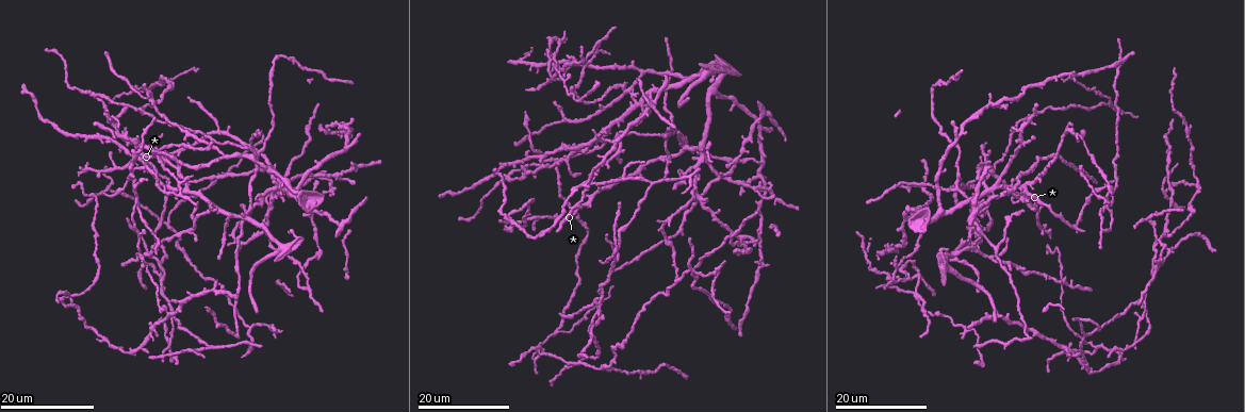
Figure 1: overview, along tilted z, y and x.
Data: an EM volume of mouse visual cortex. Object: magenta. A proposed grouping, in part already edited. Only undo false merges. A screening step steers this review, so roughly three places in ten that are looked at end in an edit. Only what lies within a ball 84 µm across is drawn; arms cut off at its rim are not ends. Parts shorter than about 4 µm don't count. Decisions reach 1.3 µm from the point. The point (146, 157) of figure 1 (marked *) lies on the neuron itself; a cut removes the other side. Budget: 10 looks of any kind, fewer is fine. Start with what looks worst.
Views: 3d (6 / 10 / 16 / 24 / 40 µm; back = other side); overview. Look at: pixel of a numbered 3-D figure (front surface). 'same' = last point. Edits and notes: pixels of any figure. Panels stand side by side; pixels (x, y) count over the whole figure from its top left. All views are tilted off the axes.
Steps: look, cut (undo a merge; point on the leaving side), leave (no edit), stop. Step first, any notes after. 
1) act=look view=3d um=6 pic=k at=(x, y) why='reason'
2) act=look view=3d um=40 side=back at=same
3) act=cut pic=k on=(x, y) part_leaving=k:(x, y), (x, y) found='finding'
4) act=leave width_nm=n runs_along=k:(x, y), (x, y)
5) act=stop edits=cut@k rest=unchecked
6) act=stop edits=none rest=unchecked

act=look view=3d um=16 pic=1 at=(614, 265) why='three-way junction'

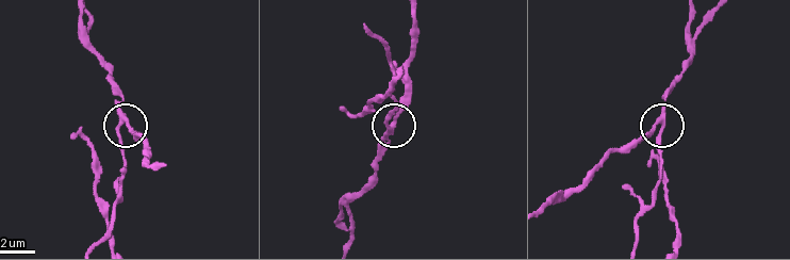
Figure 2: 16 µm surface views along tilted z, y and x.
act=look view=3d um=6 pic=2 at=(663, 122) why='zoom in'

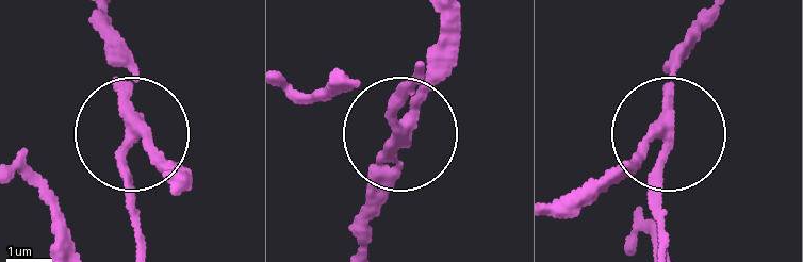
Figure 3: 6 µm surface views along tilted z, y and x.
act=cut pic=3 on=(132, 194) width_nm=230 part_leaving=3:(134, 136), (124, 199), (135, 242) found='two neurons meet here'

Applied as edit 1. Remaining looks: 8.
act=look view=overview

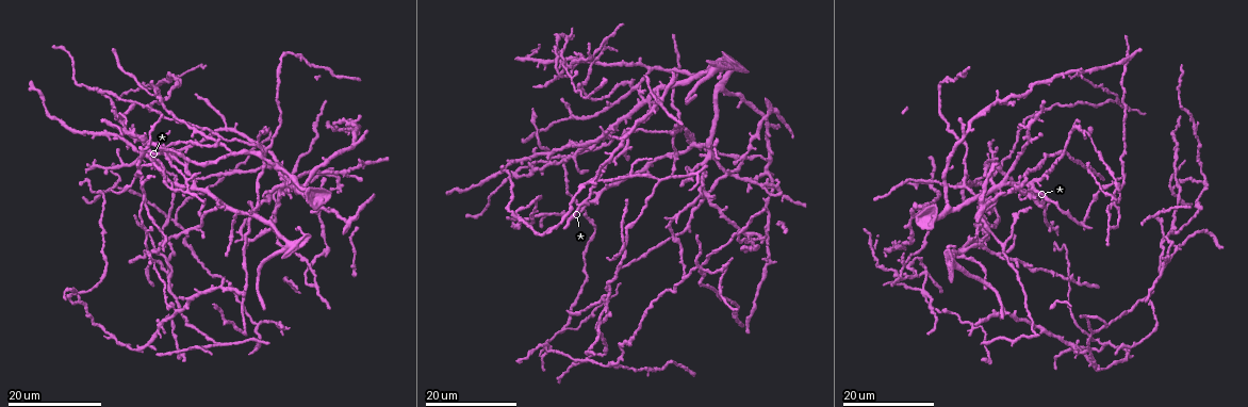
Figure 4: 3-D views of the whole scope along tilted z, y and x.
act=look view=3d um=16 pic=4 at=(515, 177) why='four arms meet'

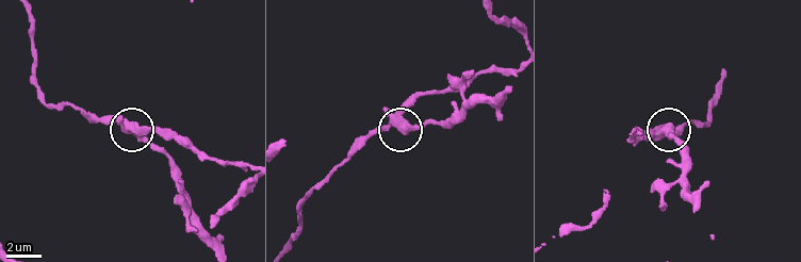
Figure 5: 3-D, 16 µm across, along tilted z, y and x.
act=look view=3d um=10 pic=5 at=(391, 124) why='closer look'

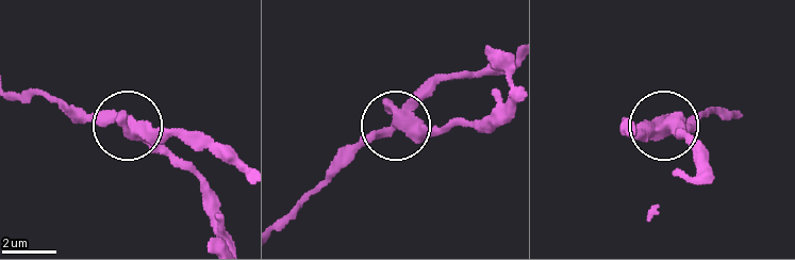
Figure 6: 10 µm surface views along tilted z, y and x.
act=leave arms=4 runs_along=6:(628, 134), (694, 116) found='continuous, no second neuron'

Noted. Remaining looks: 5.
act=look view=3d um=24 pic=4 at=(608, 285) why='side arm on a straight run'

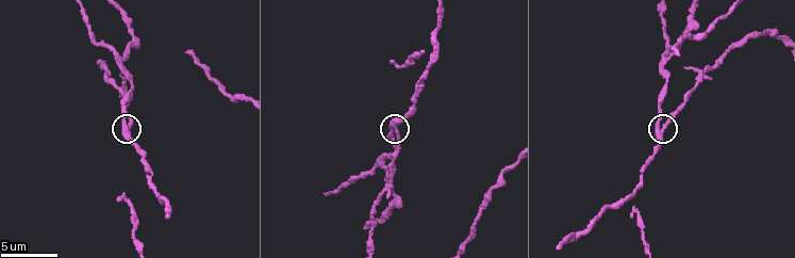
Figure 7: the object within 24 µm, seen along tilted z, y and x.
act=look view=3d um=10 pic=7 at=(394, 129)

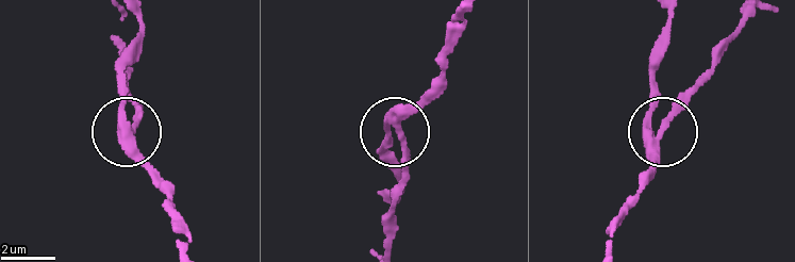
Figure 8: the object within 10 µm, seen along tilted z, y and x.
act=look view=3d um=6 pic=8 at=(400, 130)

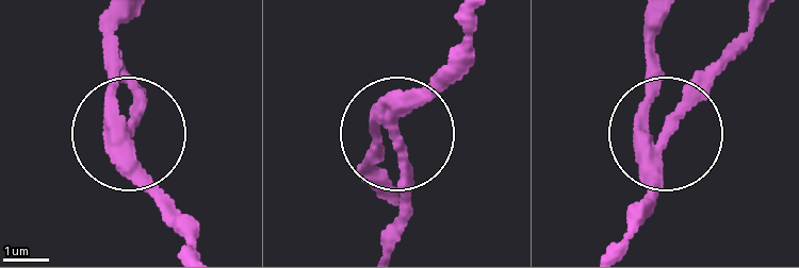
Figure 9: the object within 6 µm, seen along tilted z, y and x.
act=leave runs_along=9:(473, 17), (433, 91), (396, 127), (397, 236) found='continuous, no second neuron'

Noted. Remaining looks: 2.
act=look view=3d um=24 pic=4 at=(920, 292) why='three arms meet'

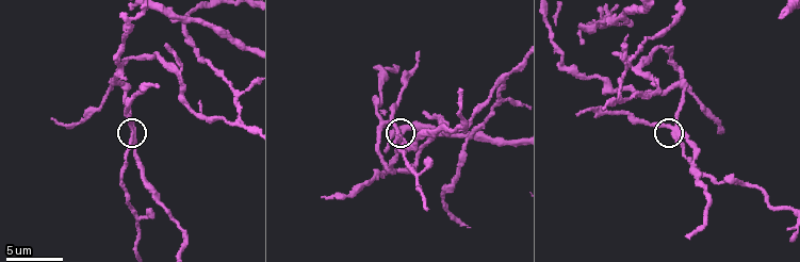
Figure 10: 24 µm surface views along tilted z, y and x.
act=look view=3d um=10 pic=10 at=(131, 127)

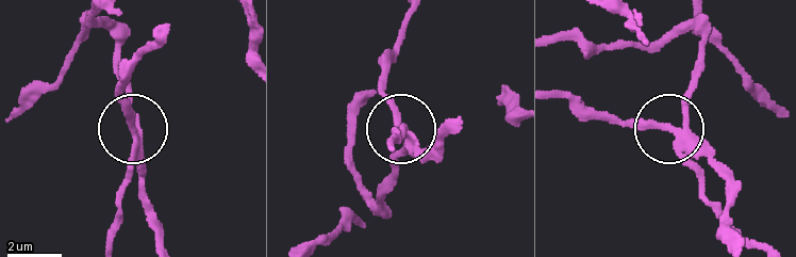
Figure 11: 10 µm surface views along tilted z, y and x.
act=cut pic=11 on=(123, 188) side_arm_um=10 part_leaving=11:(133, 150), (109, 245) found='two neurons meet here'

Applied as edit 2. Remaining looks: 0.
act=stop edits=cut@3,cut@11 rest=unchecked

